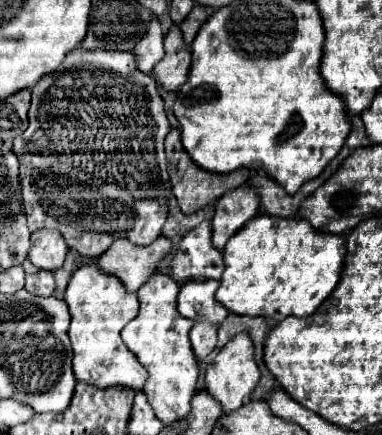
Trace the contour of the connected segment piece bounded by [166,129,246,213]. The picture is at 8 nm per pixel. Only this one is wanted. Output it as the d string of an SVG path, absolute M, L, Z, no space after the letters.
M172 129L168 133L168 137L166 137L166 157L168 157L168 173L170 173L170 181L172 181L172 191L174 191L174 195L178 199L178 205L184 213L194 213L194 211L214 203L226 191L244 185L244 179L246 179L246 169L238 169L238 171L232 171L228 175L218 175L218 173L206 173L206 171L202 171L202 167L194 165L192 159L186 155L186 149L182 147L180 129Z

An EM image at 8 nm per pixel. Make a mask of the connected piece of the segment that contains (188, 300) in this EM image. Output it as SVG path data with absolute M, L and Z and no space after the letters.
M188 281L182 285L178 295L178 311L180 315L194 321L210 321L220 325L228 311L216 301L218 281Z

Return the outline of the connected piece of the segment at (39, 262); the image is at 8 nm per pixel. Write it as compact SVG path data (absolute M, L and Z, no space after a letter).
M42 229L42 231L32 233L32 245L28 251L28 259L38 269L56 271L62 267L66 251L68 247L60 231Z

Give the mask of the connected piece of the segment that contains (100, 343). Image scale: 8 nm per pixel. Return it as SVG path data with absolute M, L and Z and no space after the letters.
M90 263L72 273L64 301L72 315L68 337L74 349L72 369L76 379L100 389L126 387L142 391L146 383L146 367L138 363L136 355L122 343L120 337L122 327L134 319L134 315L138 315L138 297L134 293L128 293L118 277Z

